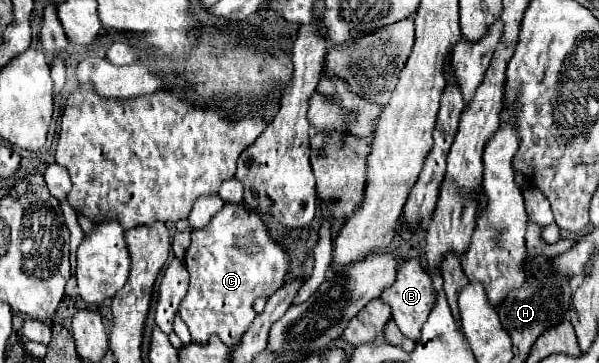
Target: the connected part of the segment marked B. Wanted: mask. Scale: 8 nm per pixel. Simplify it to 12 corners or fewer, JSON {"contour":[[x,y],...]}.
{"contour":[[403,259],[395,283],[379,299],[393,321],[419,341],[433,307],[431,277],[417,259]]}

